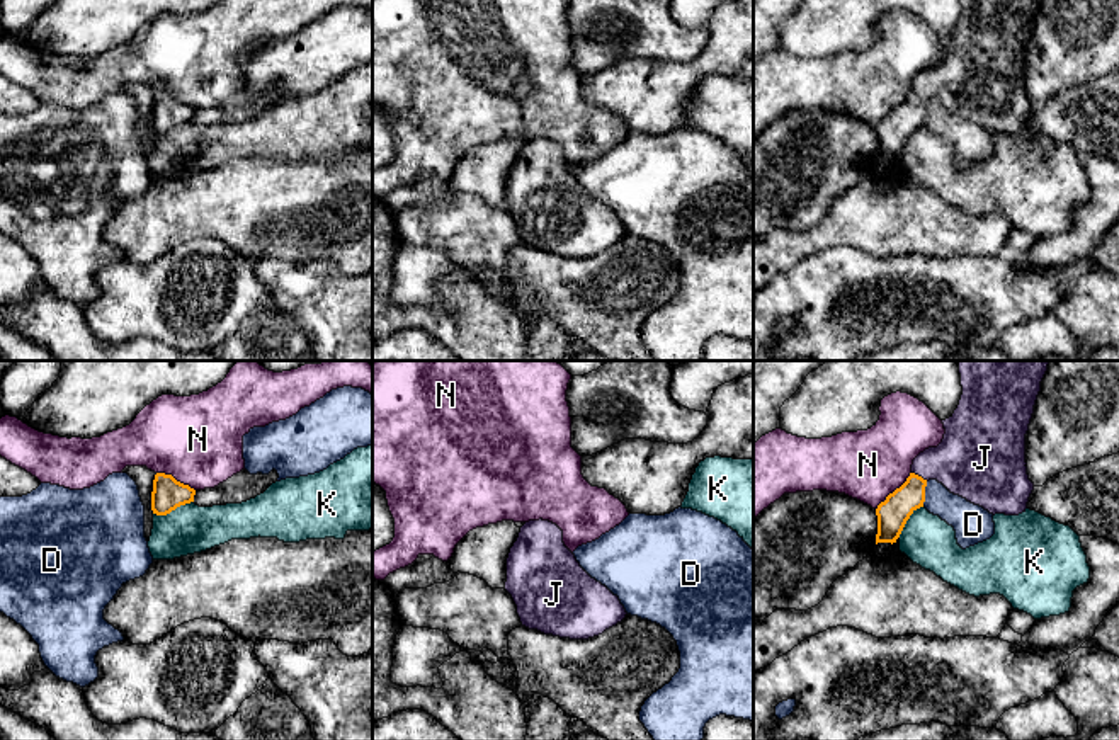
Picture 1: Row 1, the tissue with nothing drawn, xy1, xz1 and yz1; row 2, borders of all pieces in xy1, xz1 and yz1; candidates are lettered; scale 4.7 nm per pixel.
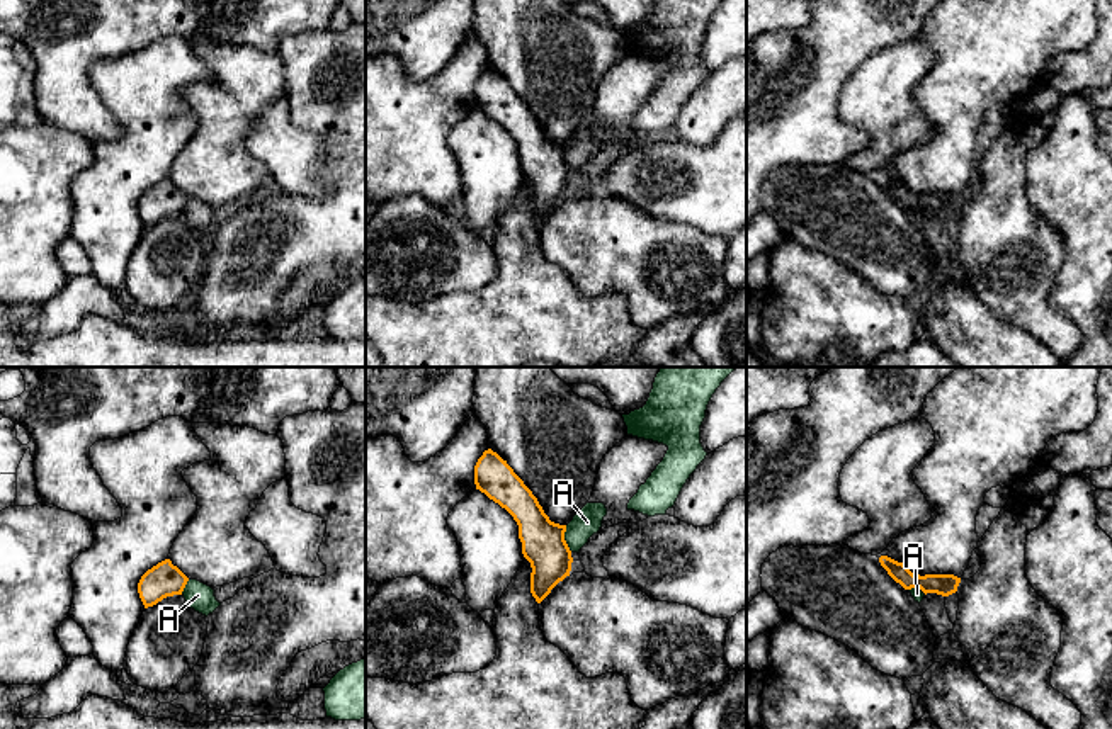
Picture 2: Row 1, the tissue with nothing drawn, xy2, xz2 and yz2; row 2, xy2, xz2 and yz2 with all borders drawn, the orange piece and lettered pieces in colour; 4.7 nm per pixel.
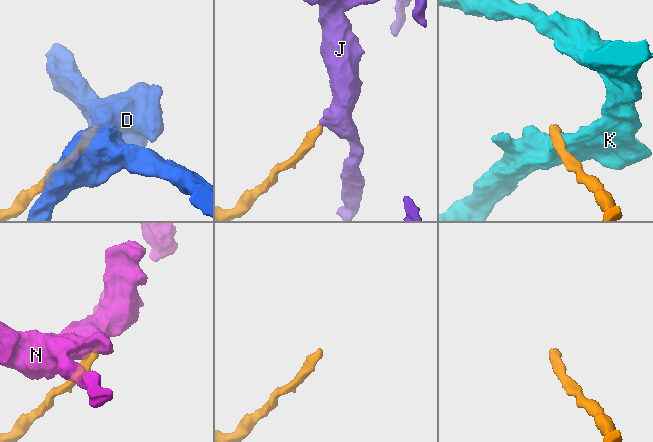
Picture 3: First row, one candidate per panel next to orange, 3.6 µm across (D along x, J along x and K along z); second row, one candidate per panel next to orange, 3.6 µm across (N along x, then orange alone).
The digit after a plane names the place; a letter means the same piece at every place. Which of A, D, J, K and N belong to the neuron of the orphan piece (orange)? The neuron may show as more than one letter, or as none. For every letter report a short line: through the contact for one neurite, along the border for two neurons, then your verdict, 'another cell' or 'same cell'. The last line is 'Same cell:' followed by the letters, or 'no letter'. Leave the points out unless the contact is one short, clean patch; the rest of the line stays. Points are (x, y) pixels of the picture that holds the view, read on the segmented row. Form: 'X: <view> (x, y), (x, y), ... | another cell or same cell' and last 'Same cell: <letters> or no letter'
A: xz2 (565, 525), (565, 542), (572, 551) | another cell
D: yz1 (927, 482), (922, 506) | another cell
J: yz1 (895, 511), (920, 477), (934, 463), (970, 461) | same cell
K: xy1 (193, 500), (165, 514), (153, 514) | another cell
N: yz1 (910, 472), (876, 509) | another cell
Same cell: J

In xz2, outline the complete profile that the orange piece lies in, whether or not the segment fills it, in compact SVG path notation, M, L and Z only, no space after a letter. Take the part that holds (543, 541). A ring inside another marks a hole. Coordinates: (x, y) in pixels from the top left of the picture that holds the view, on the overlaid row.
M491 449L474 466L474 484L517 522L522 554L532 568L530 593L541 603L571 571L566 525L549 520L532 491Z

